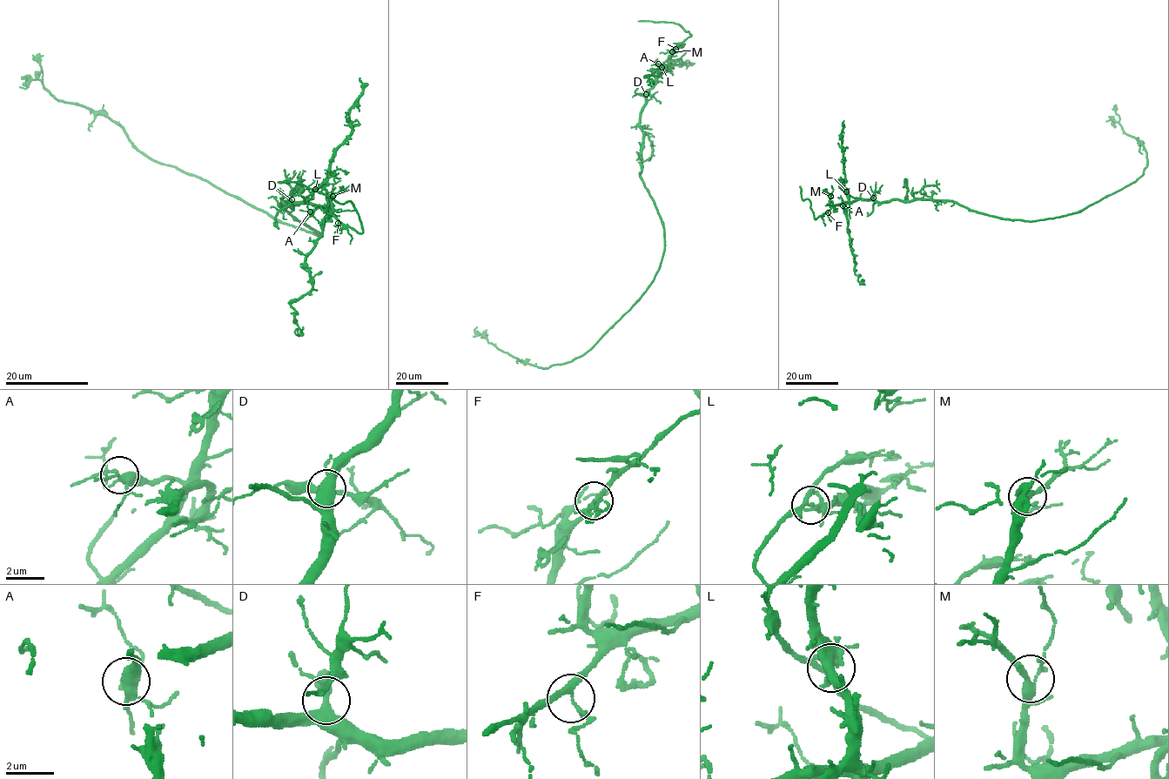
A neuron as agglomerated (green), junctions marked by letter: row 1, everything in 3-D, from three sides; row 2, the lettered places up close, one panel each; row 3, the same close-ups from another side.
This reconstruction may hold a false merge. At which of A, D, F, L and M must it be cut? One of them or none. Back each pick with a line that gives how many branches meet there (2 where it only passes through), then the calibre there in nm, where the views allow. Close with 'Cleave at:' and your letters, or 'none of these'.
L: Branches: 4. Thickness 240 nm
Cleave at: L

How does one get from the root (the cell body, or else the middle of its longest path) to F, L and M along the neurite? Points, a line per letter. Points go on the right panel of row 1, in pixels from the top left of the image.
F: (1012, 220), (977, 212), (954, 201), (943, 200), (890, 199), (875, 202), (856, 198), (835, 204), (828, 212)
L: (1012, 220), (977, 212), (954, 201), (890, 199), (875, 202), (853, 198), (846, 191)
M: (1012, 220), (977, 212), (950, 201), (890, 199), (875, 202), (856, 198), (830, 205), (830, 196)

